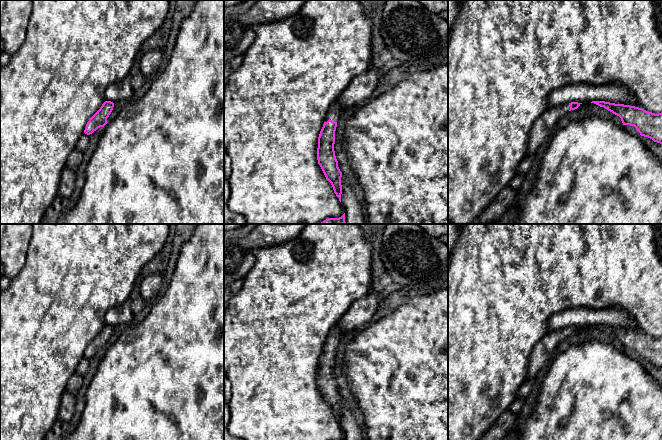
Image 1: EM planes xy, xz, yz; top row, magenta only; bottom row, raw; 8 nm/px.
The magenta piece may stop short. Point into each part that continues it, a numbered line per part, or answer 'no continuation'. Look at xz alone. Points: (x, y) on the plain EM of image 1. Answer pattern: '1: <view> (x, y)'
1: xz (335, 333)

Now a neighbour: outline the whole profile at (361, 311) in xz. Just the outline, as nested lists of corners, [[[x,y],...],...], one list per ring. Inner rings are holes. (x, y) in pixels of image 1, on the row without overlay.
[[[373,286],[361,299],[353,302],[348,311],[339,320],[338,325],[342,333],[351,331],[369,322],[378,308],[380,301]]]

